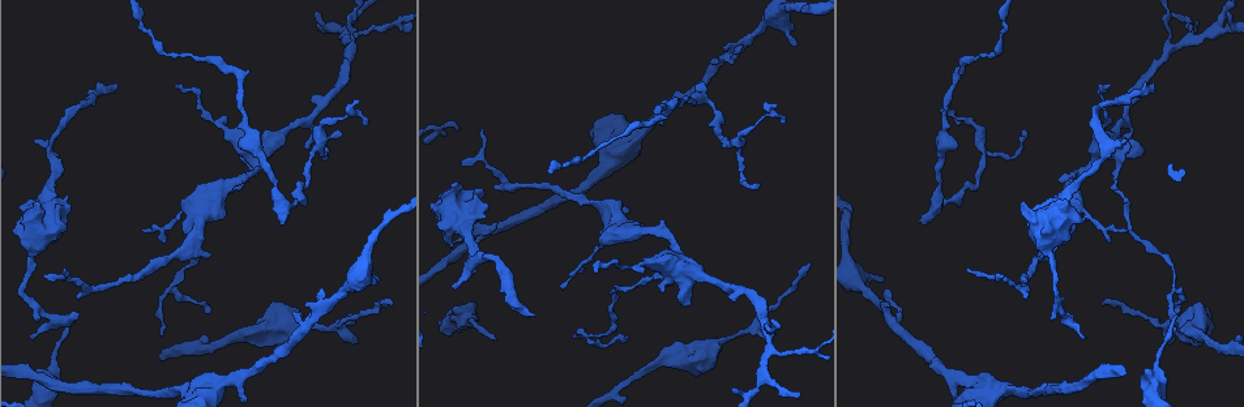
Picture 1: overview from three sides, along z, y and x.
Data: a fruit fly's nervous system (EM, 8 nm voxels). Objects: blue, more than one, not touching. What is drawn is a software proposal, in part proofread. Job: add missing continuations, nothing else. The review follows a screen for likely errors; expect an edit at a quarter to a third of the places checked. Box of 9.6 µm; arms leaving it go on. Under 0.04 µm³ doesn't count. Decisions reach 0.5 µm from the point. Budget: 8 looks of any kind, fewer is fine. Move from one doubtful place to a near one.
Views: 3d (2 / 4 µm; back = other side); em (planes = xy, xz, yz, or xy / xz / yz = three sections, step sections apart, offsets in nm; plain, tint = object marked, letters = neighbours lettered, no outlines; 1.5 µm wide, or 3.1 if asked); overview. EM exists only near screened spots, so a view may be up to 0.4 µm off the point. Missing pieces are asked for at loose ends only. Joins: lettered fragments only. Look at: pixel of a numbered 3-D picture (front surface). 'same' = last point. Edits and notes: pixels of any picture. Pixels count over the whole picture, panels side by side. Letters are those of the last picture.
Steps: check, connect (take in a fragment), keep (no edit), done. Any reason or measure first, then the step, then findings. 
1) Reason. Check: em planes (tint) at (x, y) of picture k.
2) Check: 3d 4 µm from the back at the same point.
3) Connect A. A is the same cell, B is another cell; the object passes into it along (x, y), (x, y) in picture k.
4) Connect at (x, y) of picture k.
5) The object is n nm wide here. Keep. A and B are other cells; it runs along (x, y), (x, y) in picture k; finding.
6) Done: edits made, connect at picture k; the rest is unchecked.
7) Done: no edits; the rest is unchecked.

Tapers out. Check: 3d 2 µm at (364, 117) of picture 1.

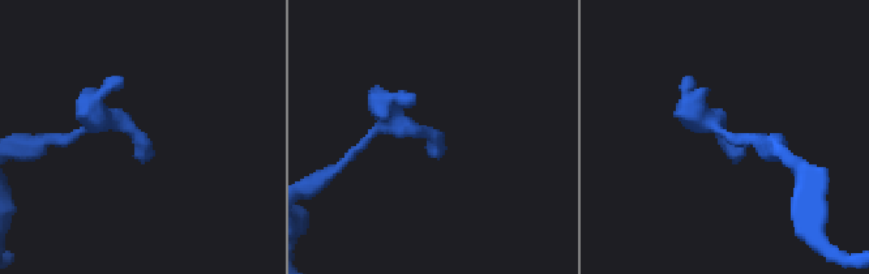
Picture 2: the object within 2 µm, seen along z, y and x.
Need the tissue. Check: em planes (letters) at (439, 156) of picture 2.

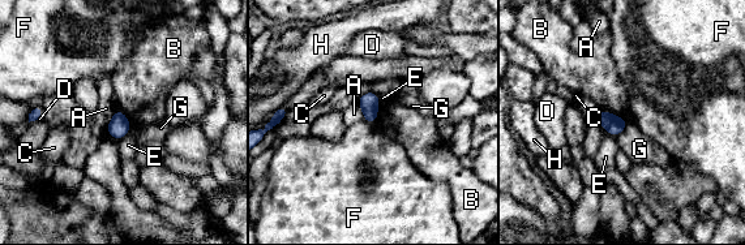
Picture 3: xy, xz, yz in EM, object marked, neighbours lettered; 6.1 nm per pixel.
The object is 110 nm wide here; the longest contact is with B, 190 nm. Keep. A, B, C, D, E, F, G and H are other cells; none of them fits.

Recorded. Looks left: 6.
Thin end. Check: 3d 2 µm at (809, 264) of picture 1.

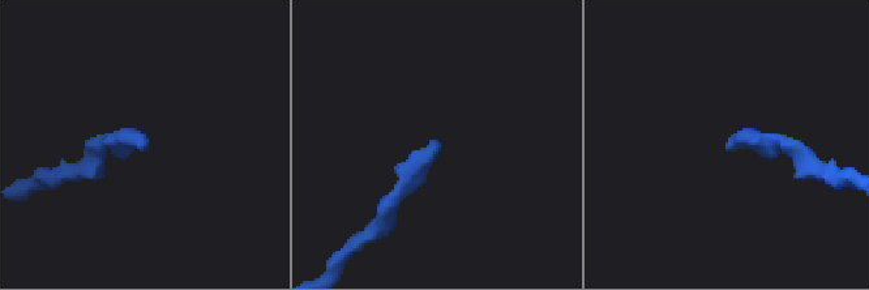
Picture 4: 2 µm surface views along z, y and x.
Need the tissue. Check: em xz step 8 (tint) at (143, 150) of picture 4.

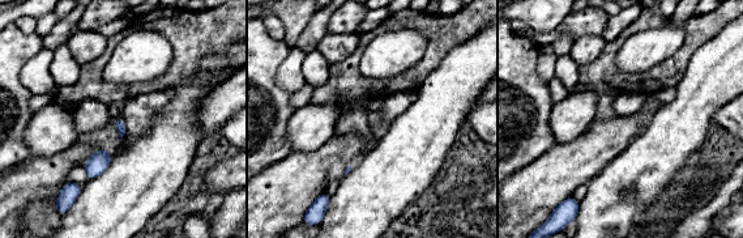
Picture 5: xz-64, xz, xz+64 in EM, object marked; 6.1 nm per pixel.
Check: em planes (letters) at the same point.

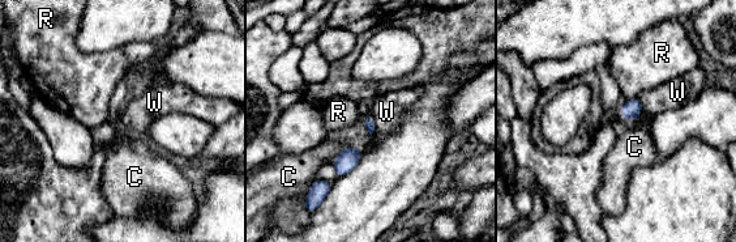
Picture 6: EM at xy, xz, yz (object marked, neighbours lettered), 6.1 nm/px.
Keep. C, R and W are other cells; a border runs along (636, 97), (641, 105), (640, 117) in picture 6; none of them fits.

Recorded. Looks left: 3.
Tapers out. Check: 3d 4 µm at (1127, 139) of picture 1.

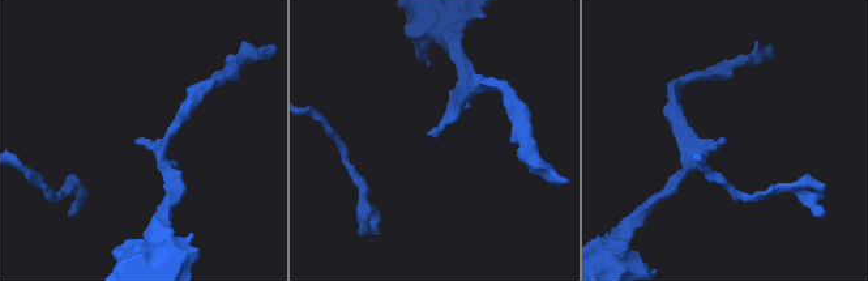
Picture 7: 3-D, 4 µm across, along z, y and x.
Check: em planes (plain) at (433, 135) of picture 7.

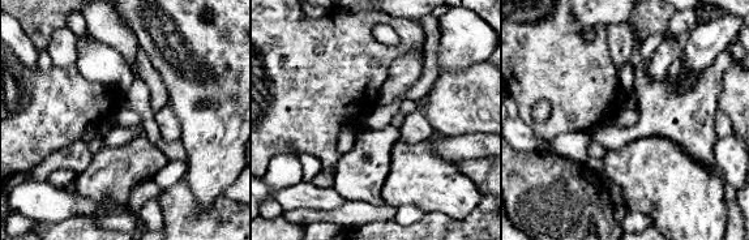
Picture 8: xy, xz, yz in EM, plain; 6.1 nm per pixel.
See the neighbours. Check: em planes (letters) at the same point.

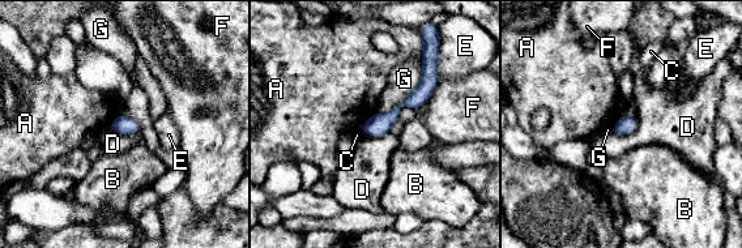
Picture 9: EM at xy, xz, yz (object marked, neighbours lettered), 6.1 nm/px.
The object is 110 nm wide here. Keep. A, B, C, D, E, F and G are other cells; a border runs along (638, 118), (627, 135), (613, 131) in picture 9; none of them fits.

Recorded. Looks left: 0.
Done: no edits; the rest is unchecked.

